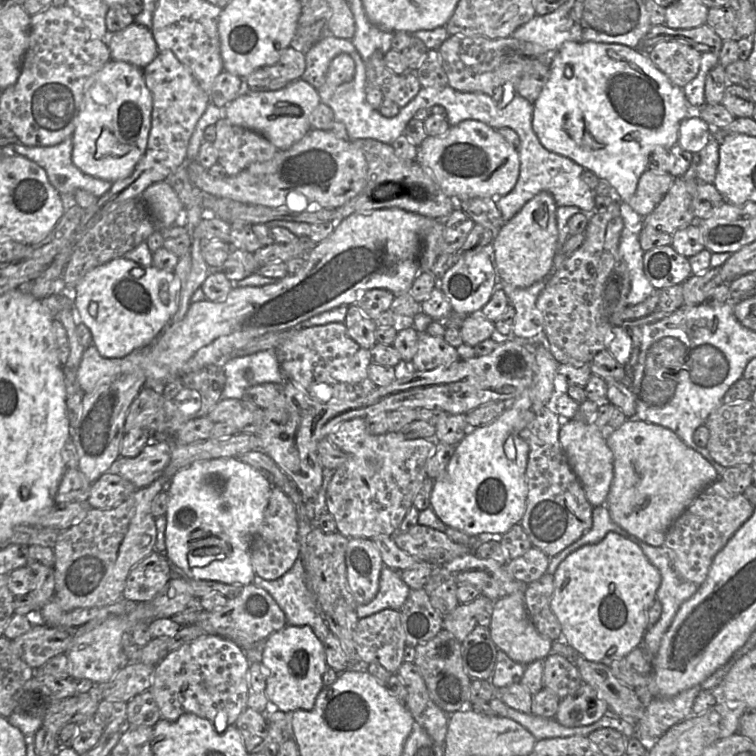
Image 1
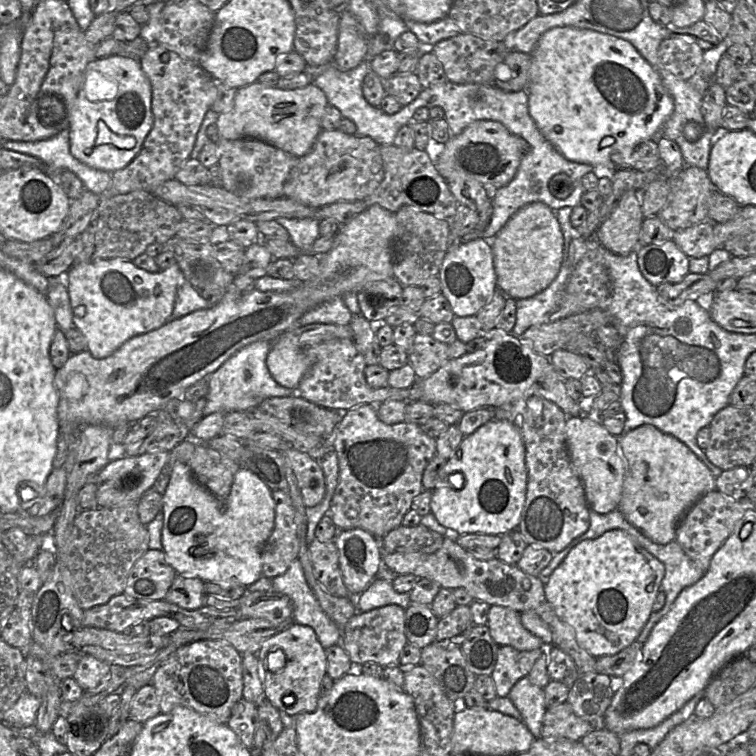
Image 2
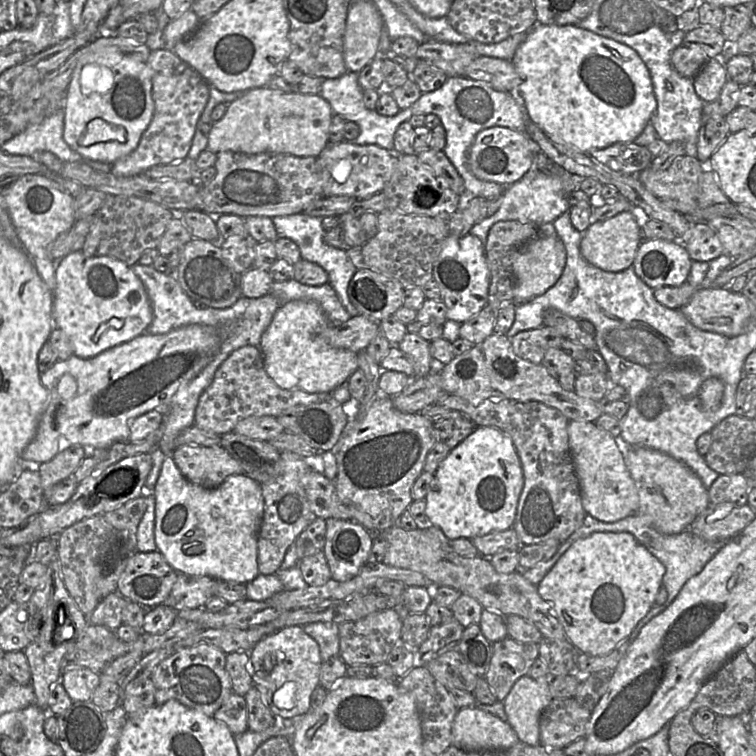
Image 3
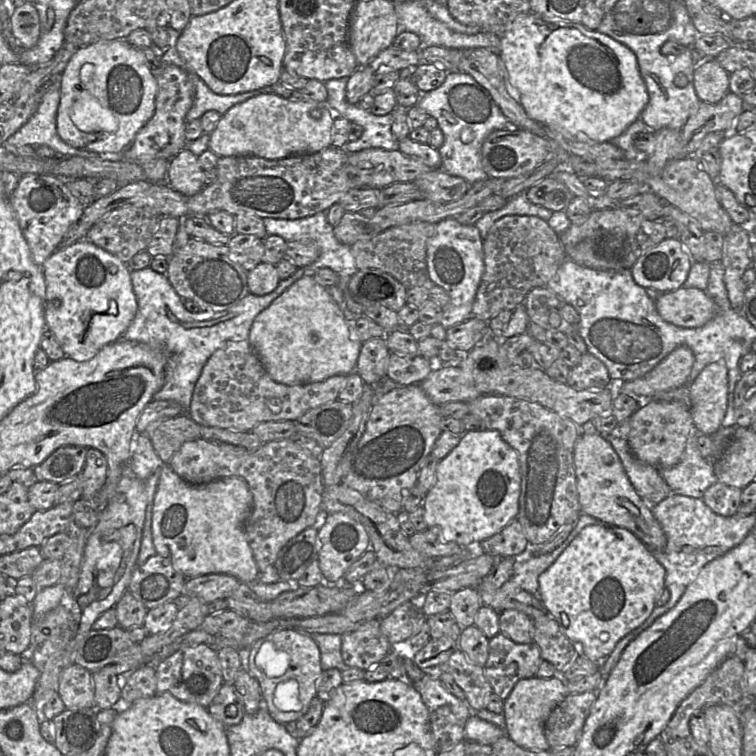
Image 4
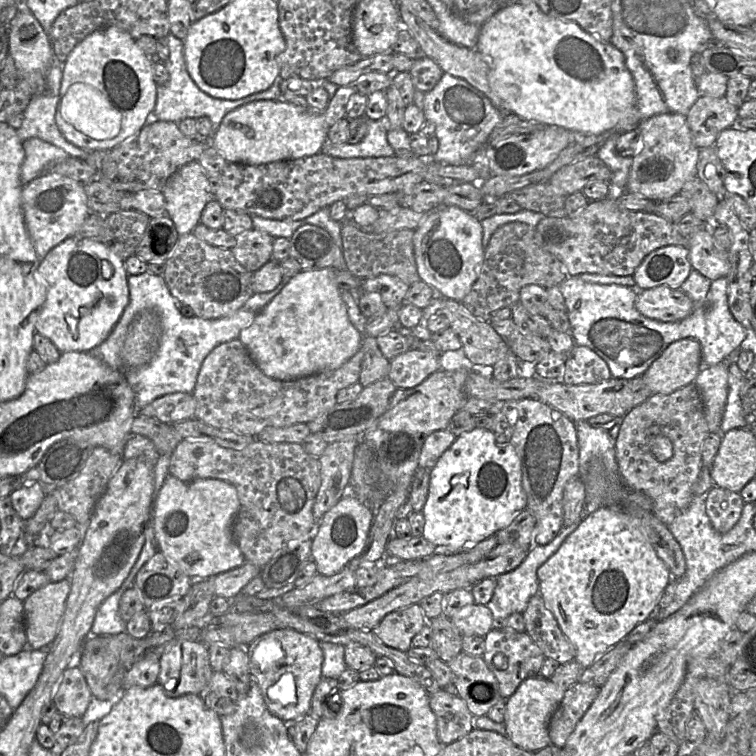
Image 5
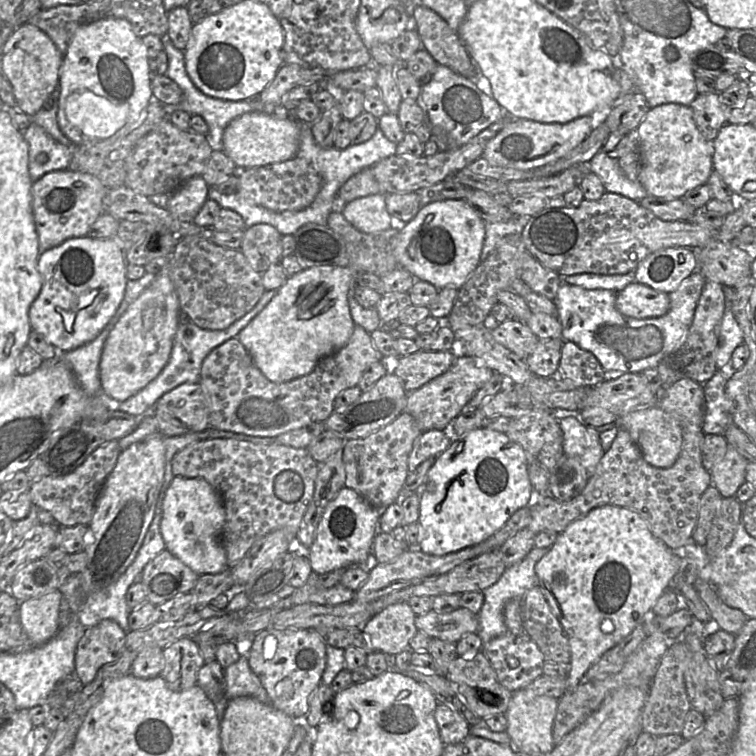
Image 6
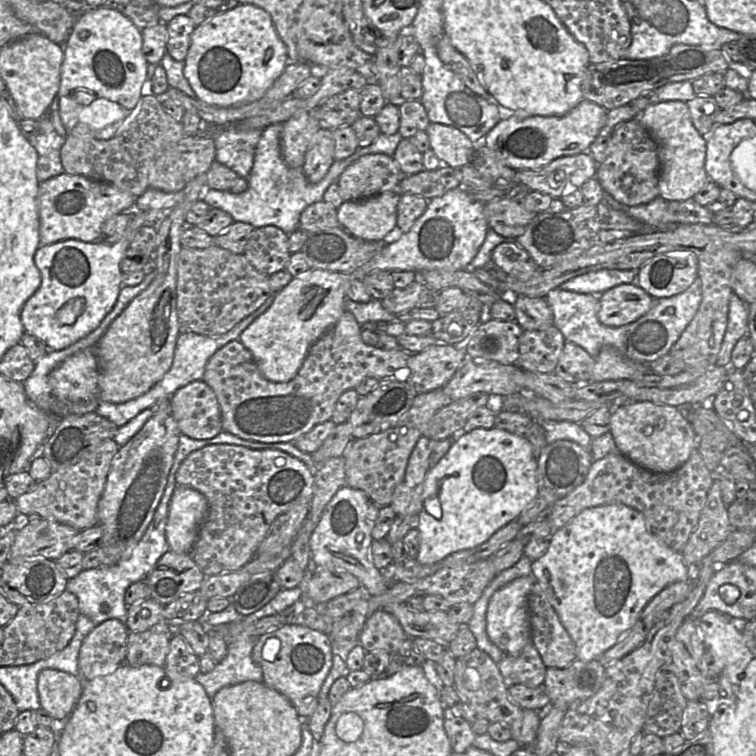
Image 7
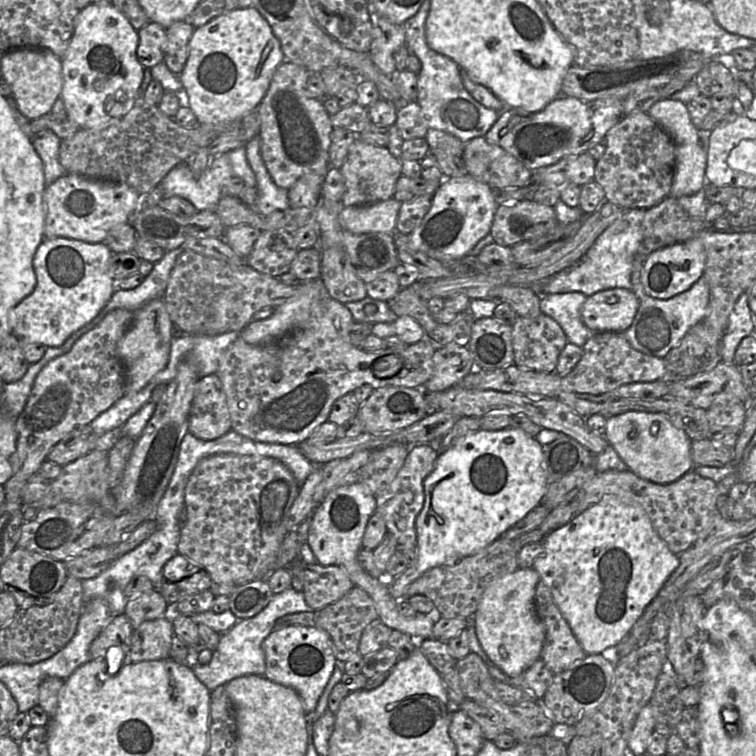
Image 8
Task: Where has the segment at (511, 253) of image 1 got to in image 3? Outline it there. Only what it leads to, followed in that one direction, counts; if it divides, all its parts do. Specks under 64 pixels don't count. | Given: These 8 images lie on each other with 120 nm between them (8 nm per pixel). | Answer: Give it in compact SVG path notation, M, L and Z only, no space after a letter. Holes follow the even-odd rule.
M557 235L539 236L525 244L517 253L513 263L515 285L513 302L521 304L542 295L561 277L566 263L566 249Z

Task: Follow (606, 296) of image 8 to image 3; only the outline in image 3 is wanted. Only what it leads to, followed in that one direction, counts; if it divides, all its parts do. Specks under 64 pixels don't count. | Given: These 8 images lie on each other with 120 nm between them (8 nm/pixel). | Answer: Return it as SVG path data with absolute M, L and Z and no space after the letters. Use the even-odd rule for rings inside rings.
M699 287L680 311L698 329L727 337L743 334L747 324L755 318L754 306L742 293L733 292L730 288Z

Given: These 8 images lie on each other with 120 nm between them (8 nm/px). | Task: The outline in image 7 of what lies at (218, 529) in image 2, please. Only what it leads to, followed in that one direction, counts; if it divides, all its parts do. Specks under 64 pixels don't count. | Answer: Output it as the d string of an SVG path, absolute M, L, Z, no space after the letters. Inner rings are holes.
M176 486L166 524L166 539L171 551L190 554L207 513L207 500L199 491L188 486Z

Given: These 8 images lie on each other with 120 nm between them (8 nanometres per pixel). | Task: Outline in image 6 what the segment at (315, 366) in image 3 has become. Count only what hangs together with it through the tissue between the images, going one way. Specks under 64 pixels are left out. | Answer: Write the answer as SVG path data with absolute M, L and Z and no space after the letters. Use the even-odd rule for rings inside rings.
M318 266L288 277L269 303L236 338L255 366L271 382L285 383L309 374L319 360L349 341L355 323L348 305L348 292L357 271L350 267Z

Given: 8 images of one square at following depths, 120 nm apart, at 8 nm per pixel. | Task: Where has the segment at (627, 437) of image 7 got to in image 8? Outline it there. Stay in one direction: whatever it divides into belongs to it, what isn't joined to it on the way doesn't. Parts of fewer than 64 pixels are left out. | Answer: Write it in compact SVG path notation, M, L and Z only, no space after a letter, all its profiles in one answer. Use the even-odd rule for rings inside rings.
M628 411L609 417L606 420L605 438L629 470L647 481L668 484L695 466L691 454L692 440L661 413Z

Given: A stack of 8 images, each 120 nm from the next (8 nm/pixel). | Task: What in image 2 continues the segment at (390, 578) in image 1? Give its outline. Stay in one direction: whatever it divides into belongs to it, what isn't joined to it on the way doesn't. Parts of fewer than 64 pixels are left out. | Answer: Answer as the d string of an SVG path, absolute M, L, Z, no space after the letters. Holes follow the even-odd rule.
M378 577L355 598L357 612L367 612L387 605L398 605L406 610L410 603L409 593L398 593L393 588L392 581Z

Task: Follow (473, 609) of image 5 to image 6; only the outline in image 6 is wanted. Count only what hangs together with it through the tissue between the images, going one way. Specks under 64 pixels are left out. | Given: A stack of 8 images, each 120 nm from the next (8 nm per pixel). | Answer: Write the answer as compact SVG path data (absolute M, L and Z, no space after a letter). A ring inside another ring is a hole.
M460 607L448 613L431 610L423 615L416 615L415 625L432 638L456 643L468 633L477 633L478 614Z

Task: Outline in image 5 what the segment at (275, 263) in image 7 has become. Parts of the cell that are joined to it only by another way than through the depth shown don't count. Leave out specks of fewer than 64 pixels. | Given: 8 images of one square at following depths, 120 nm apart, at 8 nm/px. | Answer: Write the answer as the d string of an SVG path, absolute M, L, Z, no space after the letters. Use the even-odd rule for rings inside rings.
M255 228L235 237L236 244L231 250L236 261L246 270L253 273L271 260L275 237Z

